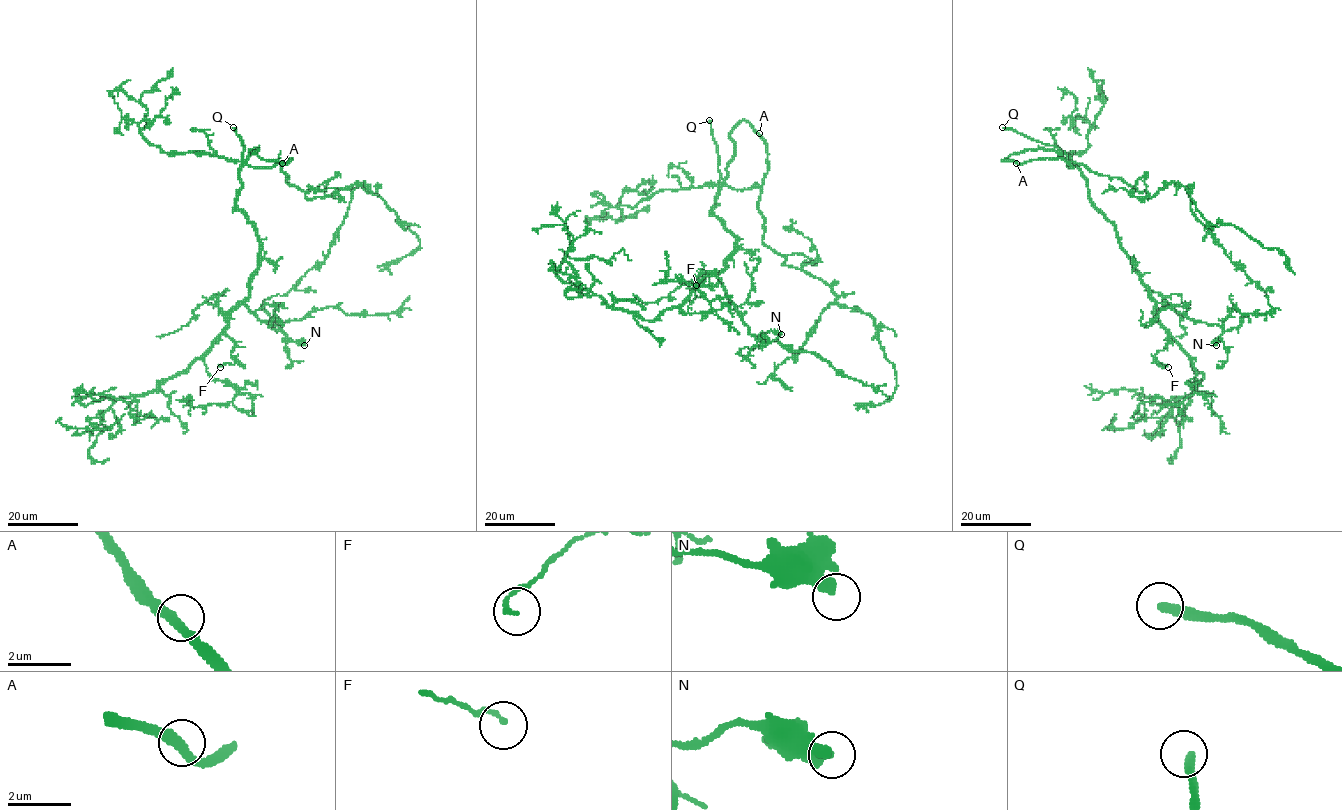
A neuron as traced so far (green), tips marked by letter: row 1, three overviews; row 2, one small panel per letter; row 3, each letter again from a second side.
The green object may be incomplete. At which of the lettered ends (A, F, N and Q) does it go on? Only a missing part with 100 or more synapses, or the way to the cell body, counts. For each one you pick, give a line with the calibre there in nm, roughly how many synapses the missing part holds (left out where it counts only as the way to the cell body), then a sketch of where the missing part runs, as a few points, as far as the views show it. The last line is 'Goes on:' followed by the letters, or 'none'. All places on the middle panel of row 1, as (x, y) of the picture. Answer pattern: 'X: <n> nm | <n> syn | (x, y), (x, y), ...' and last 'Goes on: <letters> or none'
Q: 280 nm | (709, 120), (694, 106), (679, 100), (641, 105), (627, 109), (607, 134), (597, 140)
Goes on: Q

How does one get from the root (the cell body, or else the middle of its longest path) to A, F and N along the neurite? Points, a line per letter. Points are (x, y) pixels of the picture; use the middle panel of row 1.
A: (714, 213), (718, 204), (716, 196), (723, 184), (736, 190), (762, 184), (768, 155), (759, 133)
F: (714, 213), (736, 248), (723, 269), (706, 273), (701, 284), (711, 286), (709, 272), (696, 285)
N: (714, 213), (736, 238), (736, 248), (718, 275), (728, 300), (758, 340), (762, 332), (781, 334)

